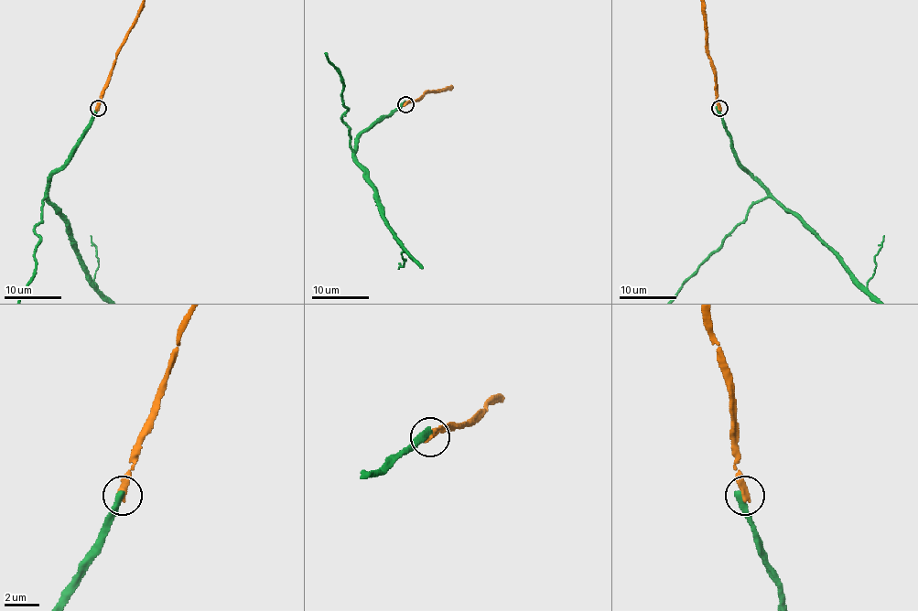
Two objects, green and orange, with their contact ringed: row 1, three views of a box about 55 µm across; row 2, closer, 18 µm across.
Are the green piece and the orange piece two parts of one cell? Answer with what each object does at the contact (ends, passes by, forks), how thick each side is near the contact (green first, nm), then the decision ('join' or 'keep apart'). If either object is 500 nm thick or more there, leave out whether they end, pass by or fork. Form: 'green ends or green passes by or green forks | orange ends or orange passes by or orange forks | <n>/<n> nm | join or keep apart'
green ends | orange ends | 420/400 nm | keep apart

